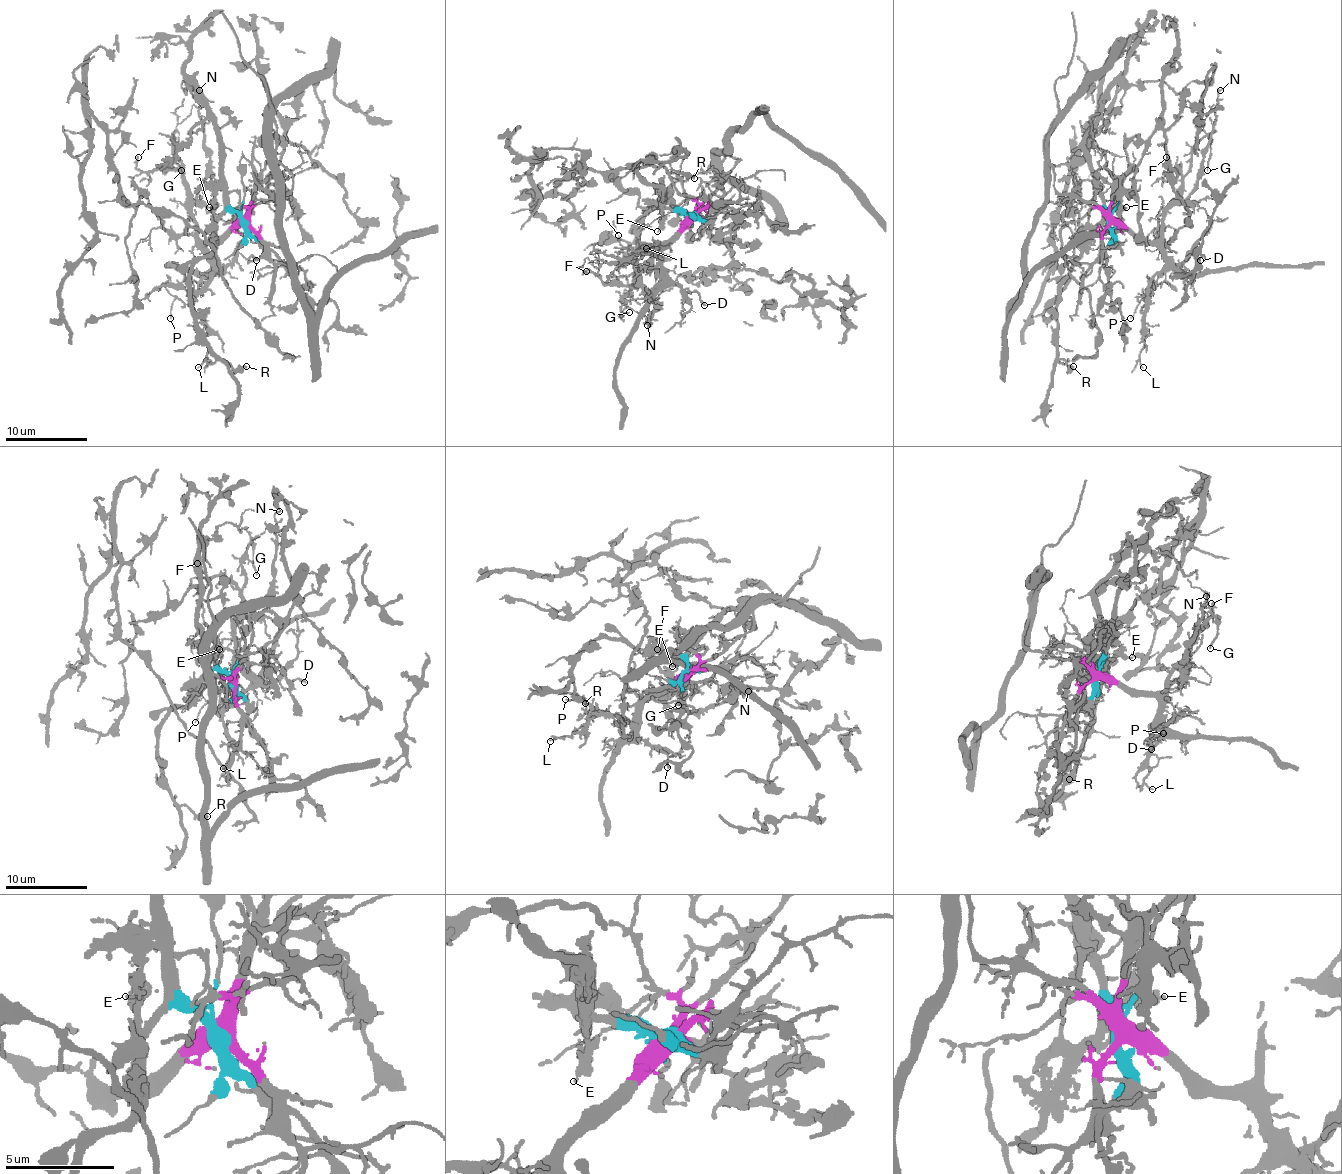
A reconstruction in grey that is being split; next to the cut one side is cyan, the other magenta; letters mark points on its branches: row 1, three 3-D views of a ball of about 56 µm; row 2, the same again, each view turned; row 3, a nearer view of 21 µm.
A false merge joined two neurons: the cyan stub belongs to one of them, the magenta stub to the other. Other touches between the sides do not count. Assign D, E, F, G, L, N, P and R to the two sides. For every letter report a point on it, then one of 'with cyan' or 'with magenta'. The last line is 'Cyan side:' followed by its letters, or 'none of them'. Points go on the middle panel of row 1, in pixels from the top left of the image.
D: (704, 305) | with magenta
E: (657, 231) | with cyan
F: (586, 271) | with magenta
G: (629, 312) | with magenta
L: (646, 248) | with magenta
N: (647, 325) | with magenta
P: (618, 235) | with magenta
R: (694, 178) | with cyan
Cyan side: E, R

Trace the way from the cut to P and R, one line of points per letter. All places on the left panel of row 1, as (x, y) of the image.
P: (244, 222), (236, 222), (206, 244), (214, 273), (185, 304), (175, 300), (171, 318)
R: (244, 222), (226, 212), (218, 220), (214, 248), (193, 265), (189, 293), (195, 332), (234, 369), (247, 367)

